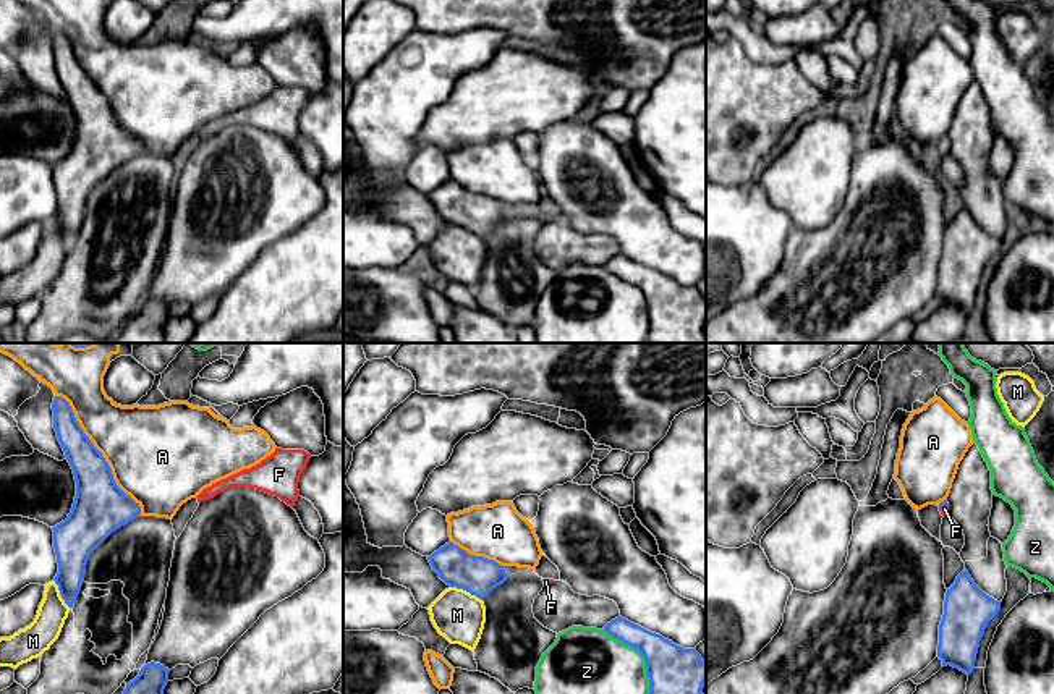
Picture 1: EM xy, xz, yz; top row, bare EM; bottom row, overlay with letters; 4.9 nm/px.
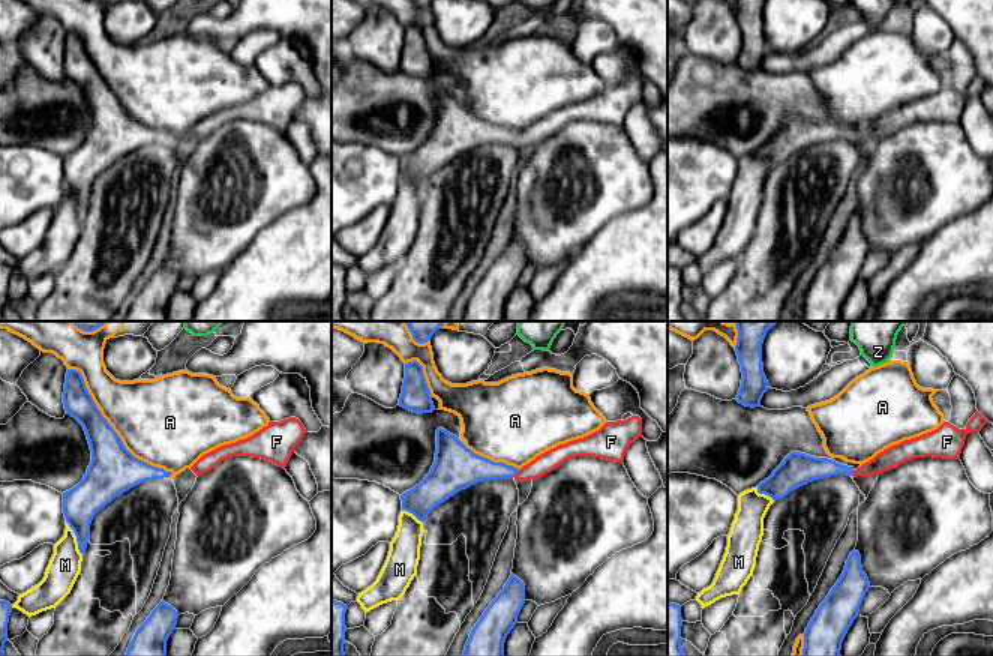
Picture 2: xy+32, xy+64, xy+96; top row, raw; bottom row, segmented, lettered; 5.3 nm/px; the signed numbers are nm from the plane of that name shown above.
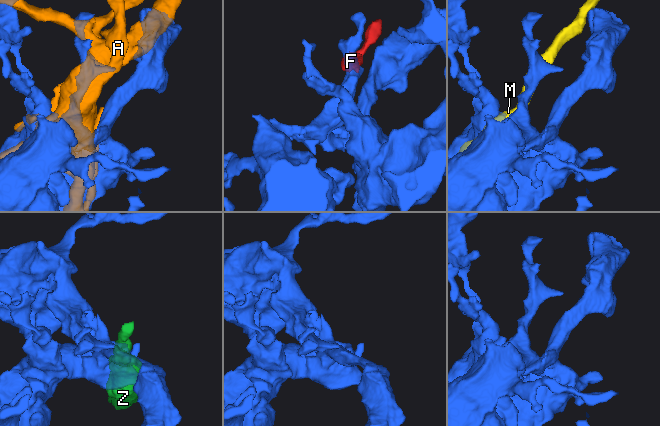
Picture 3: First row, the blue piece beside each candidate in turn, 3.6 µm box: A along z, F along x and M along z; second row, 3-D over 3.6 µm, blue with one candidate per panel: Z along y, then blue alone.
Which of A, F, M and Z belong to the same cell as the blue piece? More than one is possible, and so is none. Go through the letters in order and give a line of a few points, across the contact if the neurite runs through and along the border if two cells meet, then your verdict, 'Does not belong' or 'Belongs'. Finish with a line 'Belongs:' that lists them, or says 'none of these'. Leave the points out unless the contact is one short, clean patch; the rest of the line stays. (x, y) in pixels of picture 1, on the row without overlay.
A: Does not belong
F: Line: yz (944, 139), (943, 143), (944, 146). Belongs
M: Does not belong
Z: Does not belong
Belongs: F

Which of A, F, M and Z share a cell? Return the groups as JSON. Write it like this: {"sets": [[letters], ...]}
{"sets": [["A"], ["F"], ["M"], ["Z"]]}

